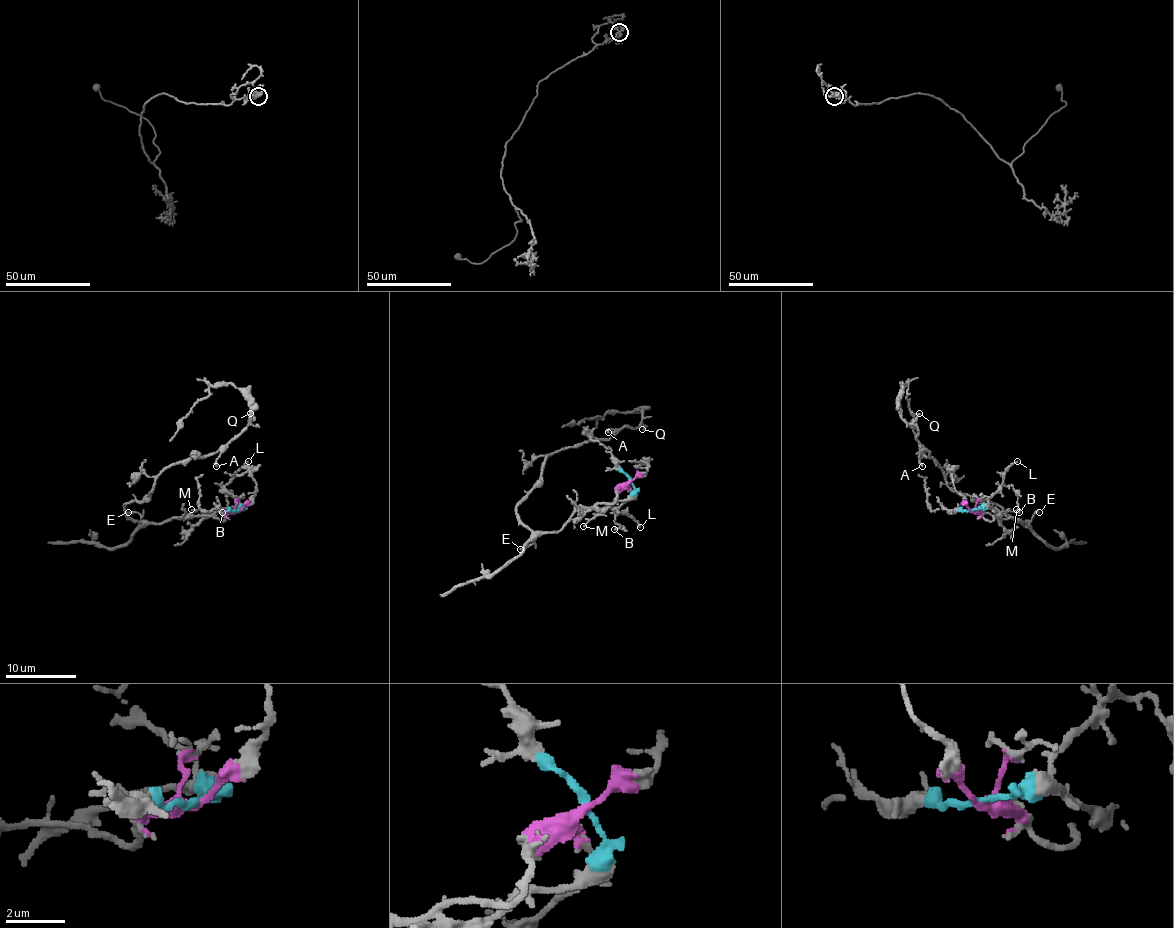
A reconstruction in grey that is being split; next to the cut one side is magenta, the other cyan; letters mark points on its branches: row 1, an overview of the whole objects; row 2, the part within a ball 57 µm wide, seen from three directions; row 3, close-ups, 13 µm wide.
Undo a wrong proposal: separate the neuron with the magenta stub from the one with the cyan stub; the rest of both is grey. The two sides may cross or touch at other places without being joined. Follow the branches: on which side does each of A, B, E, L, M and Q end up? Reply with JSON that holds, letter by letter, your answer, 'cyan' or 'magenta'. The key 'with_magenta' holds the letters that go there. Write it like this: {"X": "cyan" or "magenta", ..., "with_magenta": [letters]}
{"A": "magenta", "B": "cyan", "E": "magenta", "L": "cyan", "M": "cyan", "Q": "magenta", "with_magenta": ["A", "E", "Q"]}

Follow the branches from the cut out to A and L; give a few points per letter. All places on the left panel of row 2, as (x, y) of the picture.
A: (238, 511), (222, 521), (141, 523), (127, 514), (125, 505), (142, 500), (176, 463), (220, 451), (216, 467)
L: (238, 511), (241, 505), (225, 488), (234, 474), (248, 461)

